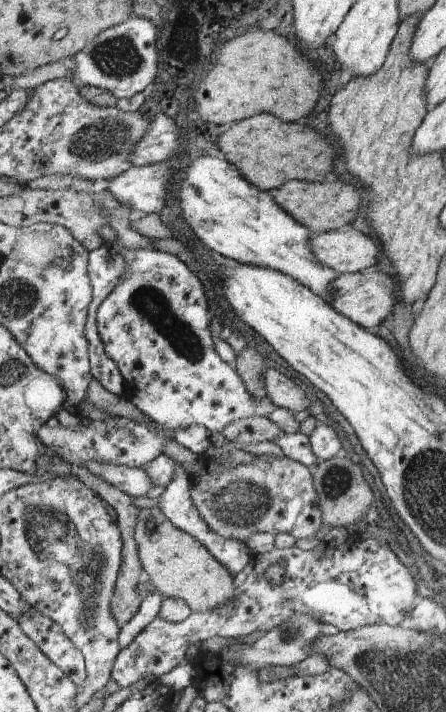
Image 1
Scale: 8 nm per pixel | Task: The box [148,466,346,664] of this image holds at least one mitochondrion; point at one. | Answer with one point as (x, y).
(239, 501)

